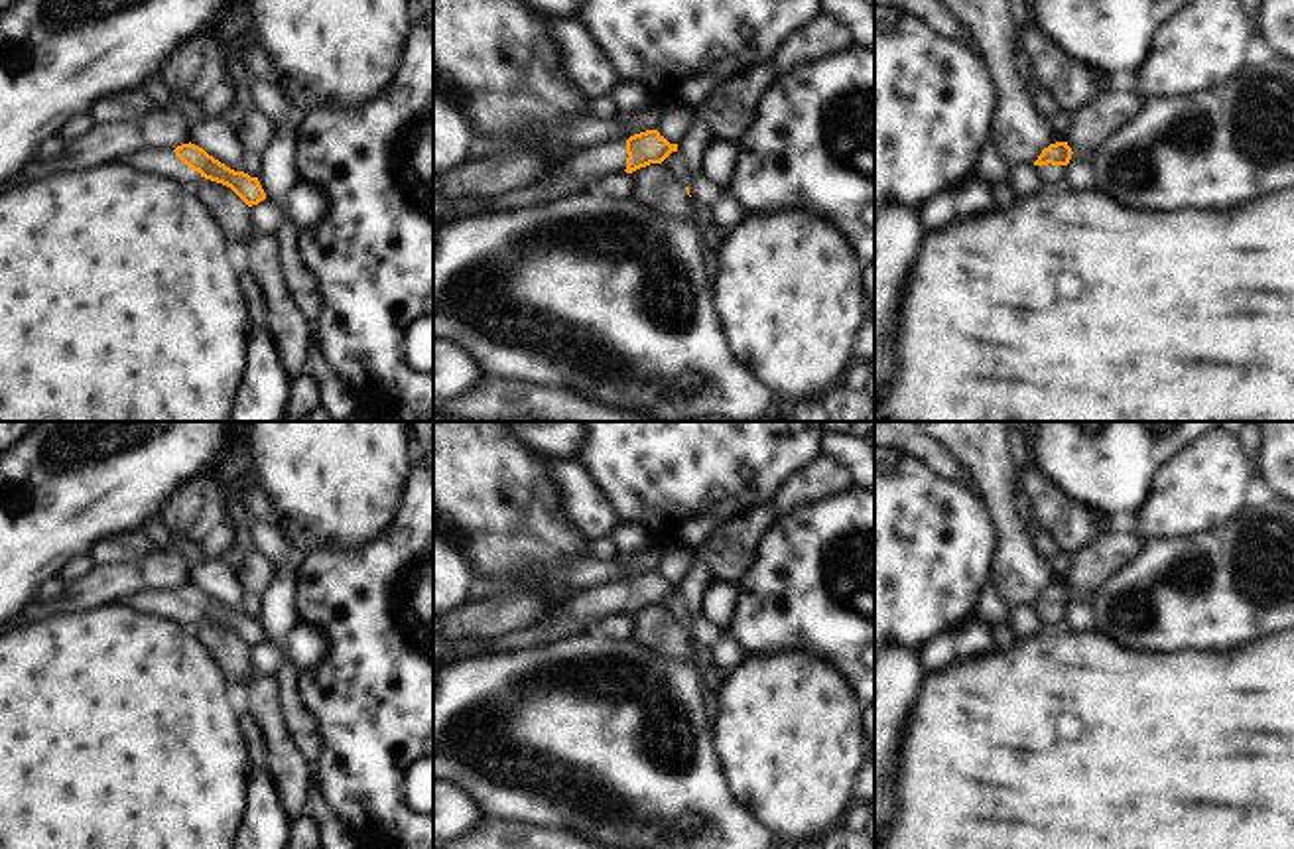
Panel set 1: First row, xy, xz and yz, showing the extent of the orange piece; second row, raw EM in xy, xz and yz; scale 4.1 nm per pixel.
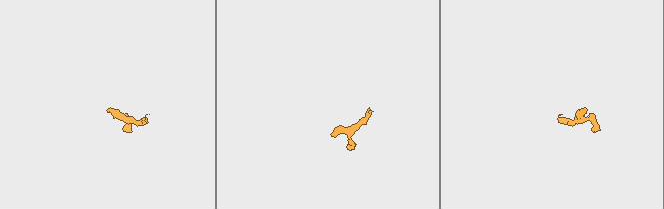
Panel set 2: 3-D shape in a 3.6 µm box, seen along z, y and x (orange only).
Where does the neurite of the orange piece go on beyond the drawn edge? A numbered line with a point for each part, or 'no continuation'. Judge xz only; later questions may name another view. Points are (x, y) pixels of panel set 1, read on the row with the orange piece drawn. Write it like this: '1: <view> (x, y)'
1: xz (585, 166)

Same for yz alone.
1: yz (1050, 176)

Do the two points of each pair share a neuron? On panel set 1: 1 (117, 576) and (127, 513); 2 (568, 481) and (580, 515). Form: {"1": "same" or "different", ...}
{"1": "different", "2": "same"}

